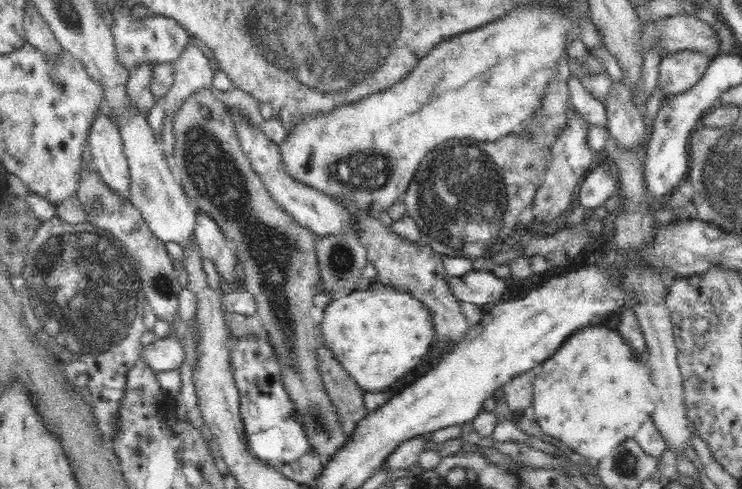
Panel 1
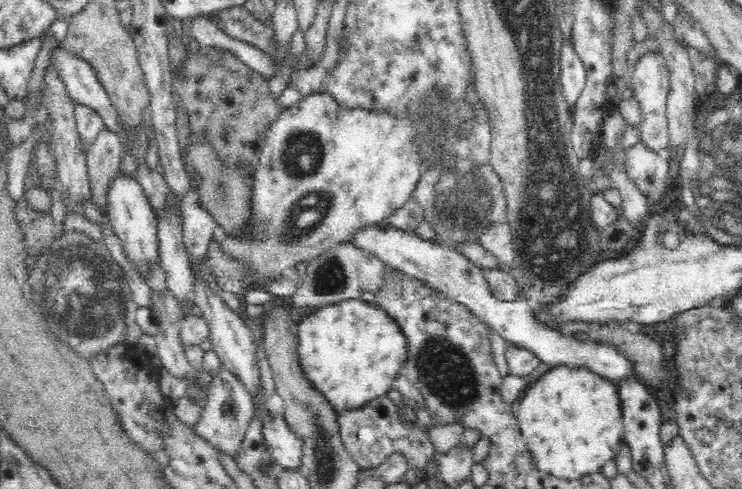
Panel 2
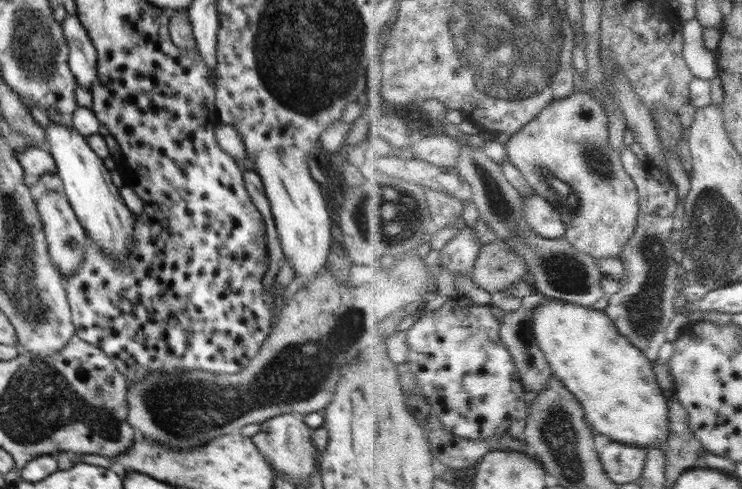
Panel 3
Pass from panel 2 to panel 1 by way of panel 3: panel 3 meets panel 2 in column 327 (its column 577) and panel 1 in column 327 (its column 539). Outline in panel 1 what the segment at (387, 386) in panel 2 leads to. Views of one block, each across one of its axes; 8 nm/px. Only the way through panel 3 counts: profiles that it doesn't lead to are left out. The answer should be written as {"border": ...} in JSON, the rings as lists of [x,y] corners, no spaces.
{"border":[[[377,277],[349,294],[335,296],[323,313],[322,332],[345,370],[365,392],[384,391],[418,366],[437,344],[436,323],[432,314],[430,307],[411,292],[401,290],[395,284],[385,284]]]}

